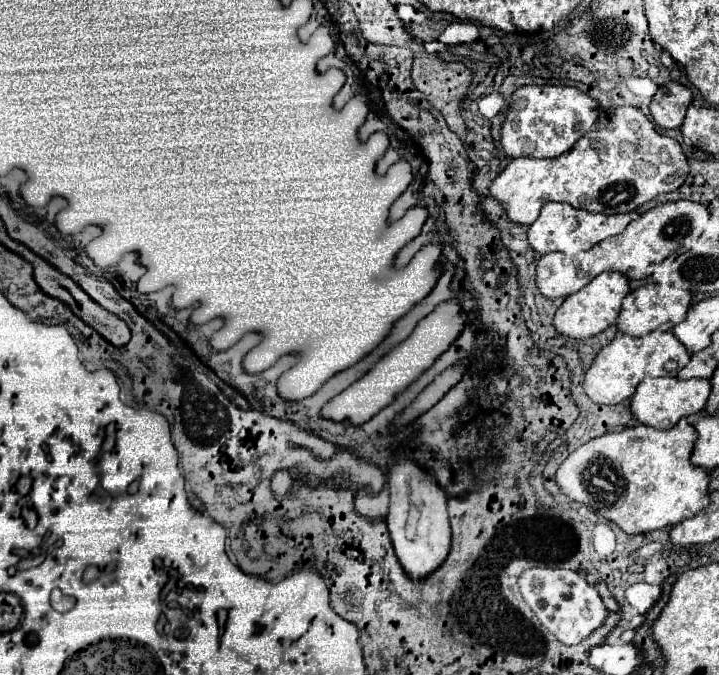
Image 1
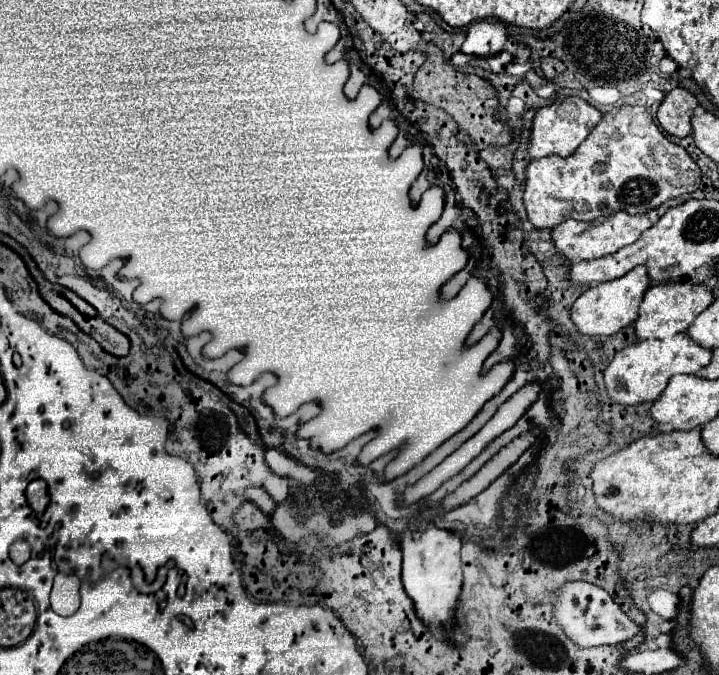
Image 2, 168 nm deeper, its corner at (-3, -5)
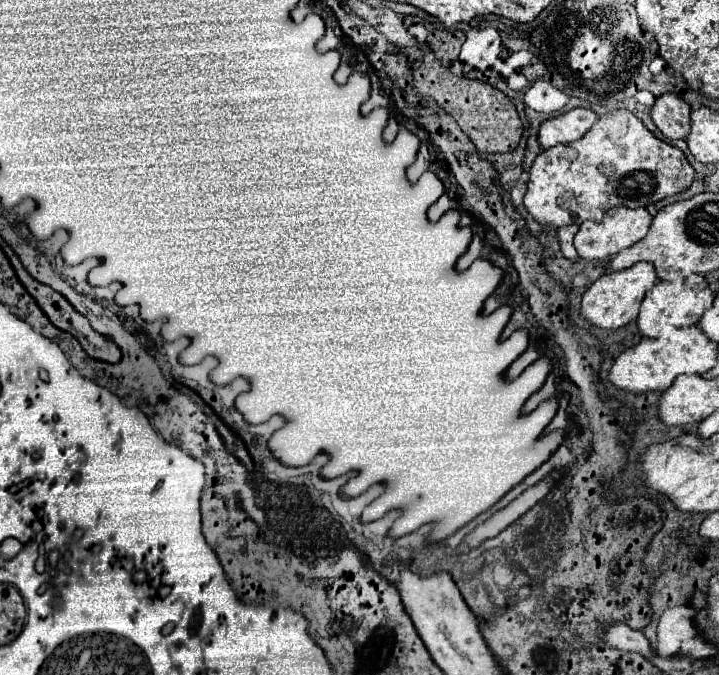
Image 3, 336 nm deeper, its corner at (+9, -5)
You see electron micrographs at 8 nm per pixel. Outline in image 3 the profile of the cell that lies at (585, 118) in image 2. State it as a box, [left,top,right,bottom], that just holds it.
[540,109,598,149]

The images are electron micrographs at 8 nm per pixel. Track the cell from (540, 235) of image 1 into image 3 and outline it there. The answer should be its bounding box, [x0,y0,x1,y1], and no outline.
[574,207,652,261]

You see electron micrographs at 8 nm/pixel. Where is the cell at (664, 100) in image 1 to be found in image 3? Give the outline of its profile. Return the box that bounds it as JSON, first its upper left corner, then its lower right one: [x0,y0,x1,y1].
[650,93,690,139]

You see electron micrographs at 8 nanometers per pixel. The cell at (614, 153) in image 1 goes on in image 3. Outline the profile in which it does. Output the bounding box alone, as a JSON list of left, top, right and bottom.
[524,109,696,227]

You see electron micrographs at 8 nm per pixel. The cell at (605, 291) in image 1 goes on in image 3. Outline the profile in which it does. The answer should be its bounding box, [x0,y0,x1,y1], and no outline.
[582,263,658,329]

